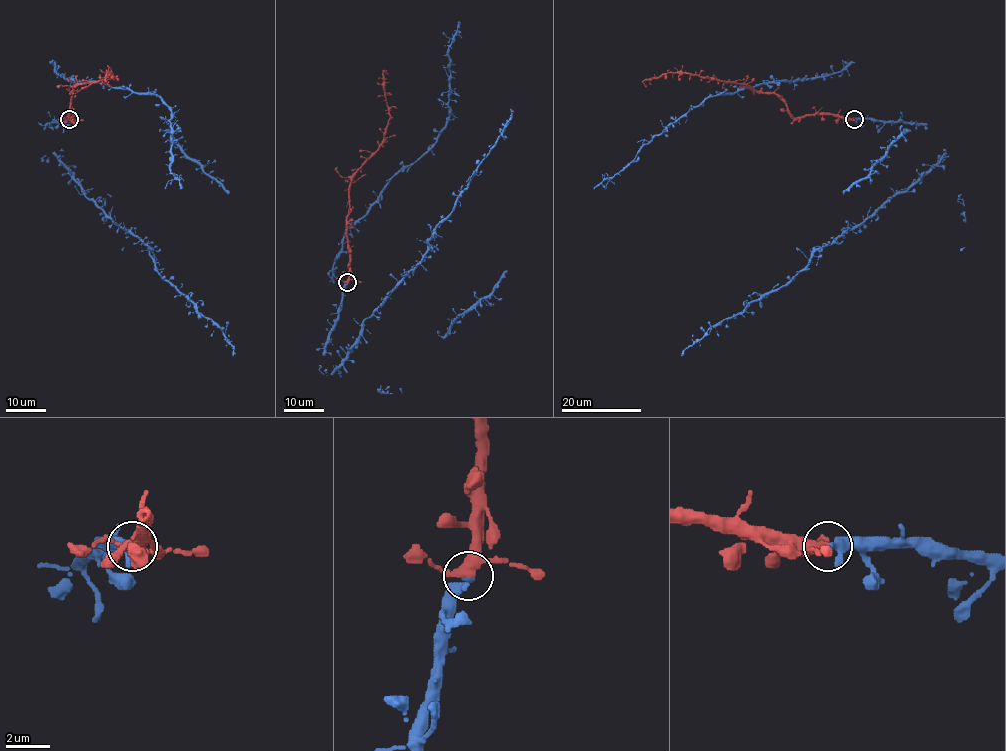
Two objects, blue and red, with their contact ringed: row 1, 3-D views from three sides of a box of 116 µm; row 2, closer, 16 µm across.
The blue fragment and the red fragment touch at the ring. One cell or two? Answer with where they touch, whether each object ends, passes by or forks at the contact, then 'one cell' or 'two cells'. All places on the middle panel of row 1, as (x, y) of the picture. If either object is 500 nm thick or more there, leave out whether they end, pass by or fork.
(347, 282) | blue ends | red forks | one cell

